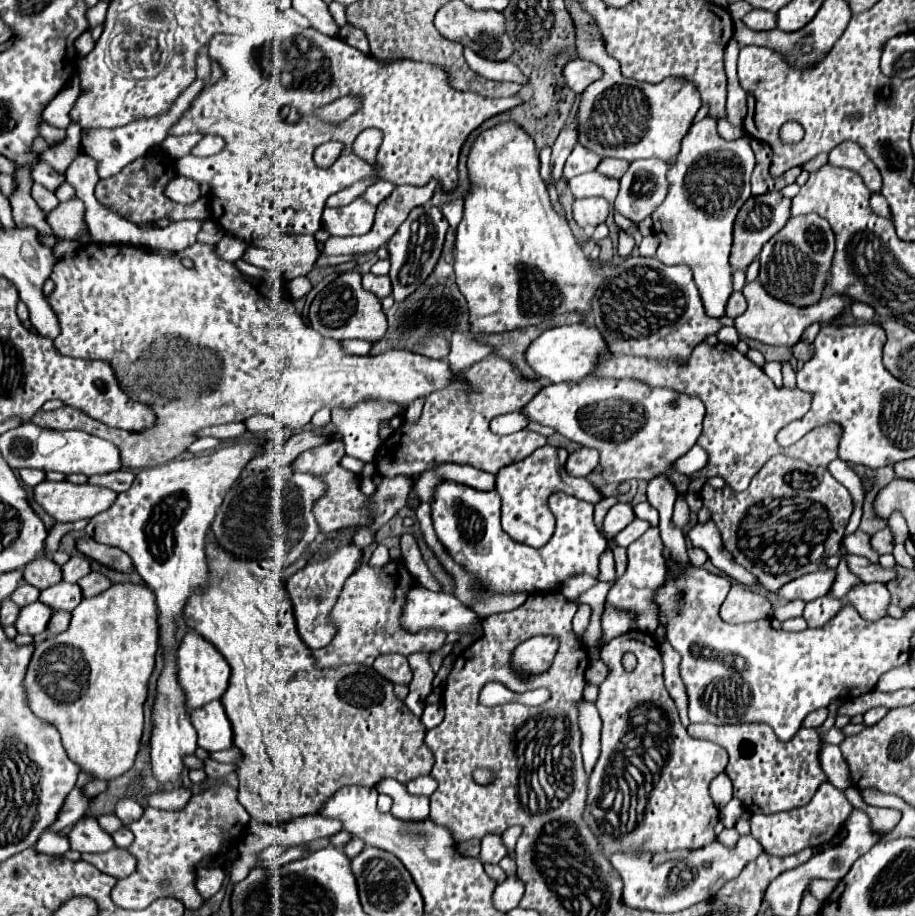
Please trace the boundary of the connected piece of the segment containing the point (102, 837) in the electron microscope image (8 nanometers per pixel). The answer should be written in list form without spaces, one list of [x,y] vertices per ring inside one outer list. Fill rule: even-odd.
[[[81,817],[67,833],[67,839],[71,849],[79,853],[103,853],[115,845],[113,837],[99,827],[95,817]]]

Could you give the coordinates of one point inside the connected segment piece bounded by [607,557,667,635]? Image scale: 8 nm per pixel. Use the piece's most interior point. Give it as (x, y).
(635, 591)

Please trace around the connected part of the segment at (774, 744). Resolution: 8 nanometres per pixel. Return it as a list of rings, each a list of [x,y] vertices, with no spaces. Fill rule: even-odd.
[[[749,723],[749,725],[689,725],[689,735],[695,739],[705,739],[721,745],[729,753],[727,773],[733,781],[733,795],[741,799],[747,813],[779,813],[803,807],[811,801],[817,787],[827,779],[817,753],[819,753],[819,731],[799,729],[797,735],[781,743],[769,725]]]

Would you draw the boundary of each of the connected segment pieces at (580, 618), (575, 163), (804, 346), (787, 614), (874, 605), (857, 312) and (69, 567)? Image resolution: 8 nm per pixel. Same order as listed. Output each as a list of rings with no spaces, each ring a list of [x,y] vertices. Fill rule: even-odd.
[[[579,605],[577,615],[573,619],[573,631],[579,641],[583,641],[583,633],[589,627],[589,617],[591,617],[591,607],[589,605]]]
[[[575,145],[575,149],[571,151],[567,163],[565,163],[565,179],[571,179],[575,175],[581,175],[581,173],[587,173],[587,171],[595,171],[595,167],[599,165],[601,157],[597,157],[595,153],[587,151],[585,147],[579,147]]]
[[[799,341],[795,347],[793,347],[793,357],[797,359],[797,361],[807,361],[813,353],[811,353],[811,345],[809,343],[803,343],[803,341]]]
[[[800,599],[788,602],[774,610],[773,617],[783,622],[789,618],[802,616],[806,603]]]
[[[857,583],[847,593],[847,603],[851,603],[863,619],[877,621],[887,615],[889,591],[883,583]]]
[[[851,303],[851,307],[849,307],[849,313],[857,319],[857,321],[873,321],[873,317],[875,317],[875,311],[869,307],[869,305],[865,305],[865,303]]]
[[[71,557],[61,569],[63,569],[63,581],[67,583],[77,583],[81,577],[91,573],[87,557]]]

